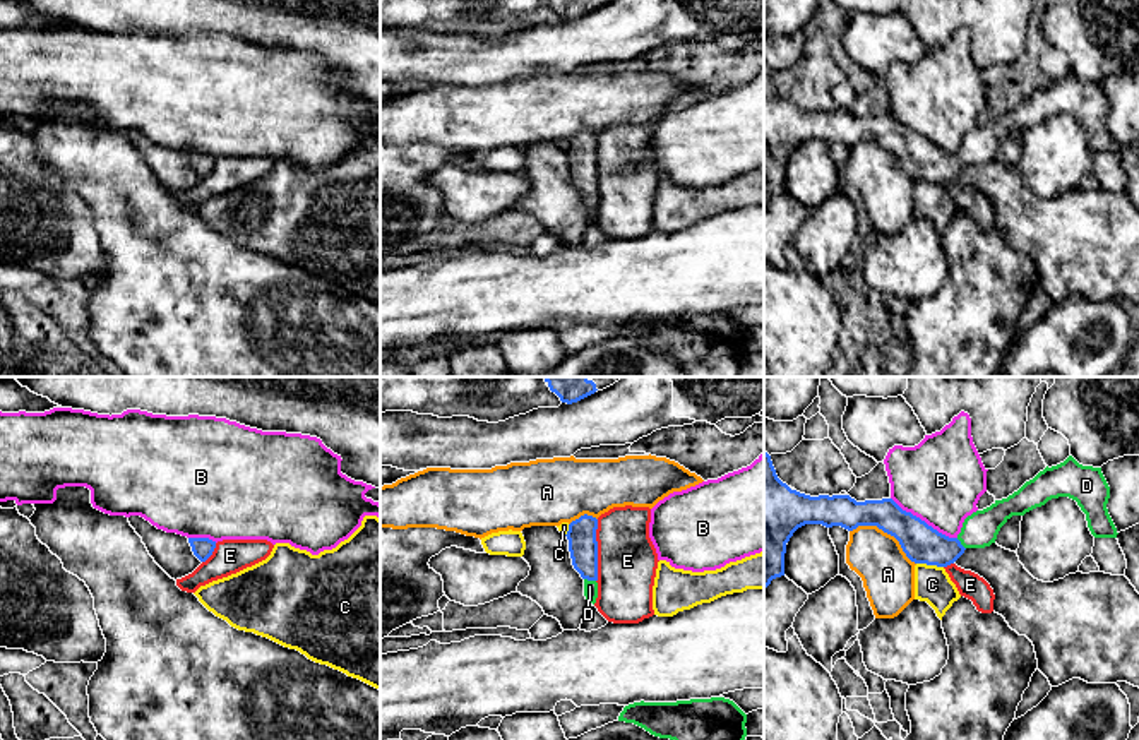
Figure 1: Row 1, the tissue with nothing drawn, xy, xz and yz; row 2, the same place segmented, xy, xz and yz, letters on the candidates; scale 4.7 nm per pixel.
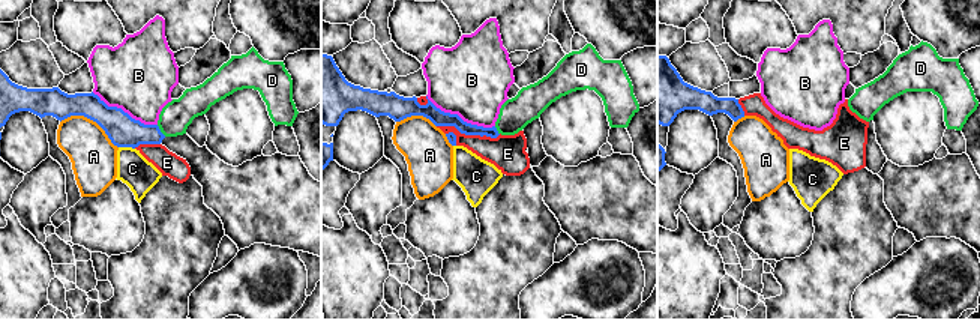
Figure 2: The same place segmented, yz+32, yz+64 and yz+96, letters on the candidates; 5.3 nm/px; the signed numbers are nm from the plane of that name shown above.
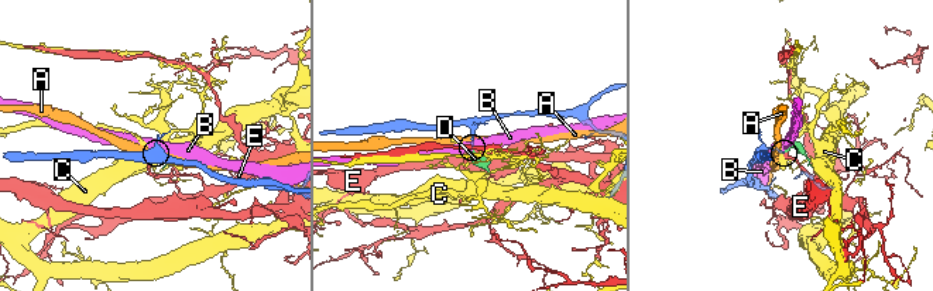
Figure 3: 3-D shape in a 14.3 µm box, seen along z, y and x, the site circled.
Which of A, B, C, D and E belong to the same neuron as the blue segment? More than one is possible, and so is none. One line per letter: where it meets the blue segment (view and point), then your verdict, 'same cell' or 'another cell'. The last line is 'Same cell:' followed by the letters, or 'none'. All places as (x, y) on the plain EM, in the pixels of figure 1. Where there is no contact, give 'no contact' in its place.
A: yz (886, 148) | another cell
B: yz (924, 137) | another cell
C: yz (930, 180) | another cell
D: xz (590, 196) | same cell
E: xz (596, 167) | another cell
Same cell: D

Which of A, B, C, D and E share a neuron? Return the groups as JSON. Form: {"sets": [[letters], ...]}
{"sets": [["A"], ["B"], ["C"], ["D"], ["E"]]}

